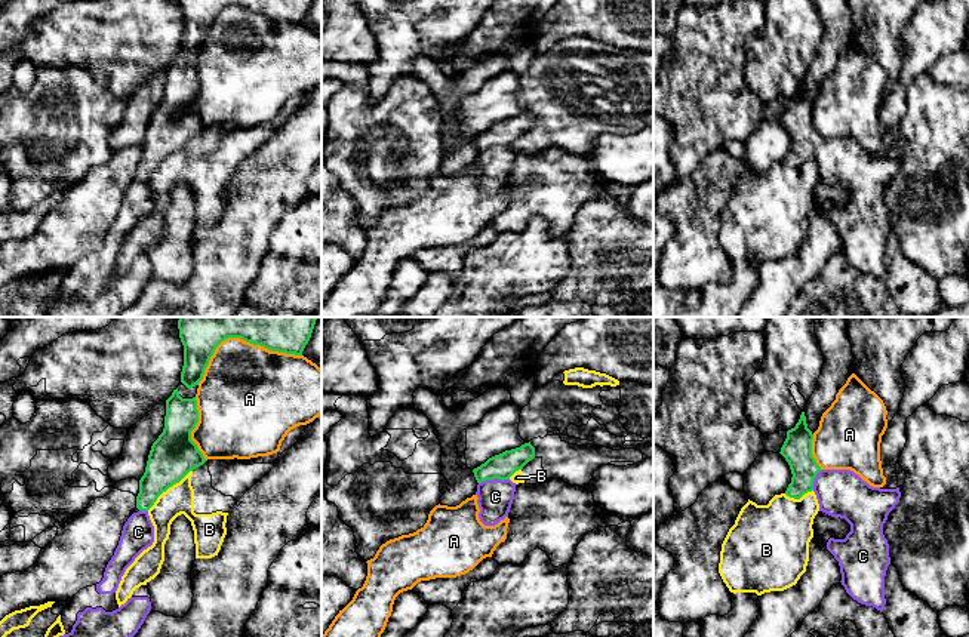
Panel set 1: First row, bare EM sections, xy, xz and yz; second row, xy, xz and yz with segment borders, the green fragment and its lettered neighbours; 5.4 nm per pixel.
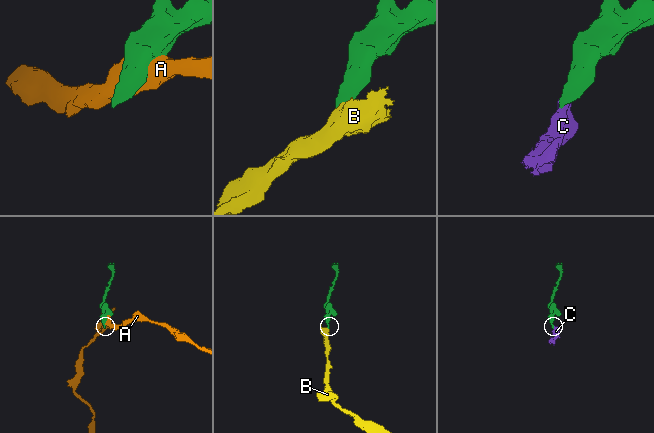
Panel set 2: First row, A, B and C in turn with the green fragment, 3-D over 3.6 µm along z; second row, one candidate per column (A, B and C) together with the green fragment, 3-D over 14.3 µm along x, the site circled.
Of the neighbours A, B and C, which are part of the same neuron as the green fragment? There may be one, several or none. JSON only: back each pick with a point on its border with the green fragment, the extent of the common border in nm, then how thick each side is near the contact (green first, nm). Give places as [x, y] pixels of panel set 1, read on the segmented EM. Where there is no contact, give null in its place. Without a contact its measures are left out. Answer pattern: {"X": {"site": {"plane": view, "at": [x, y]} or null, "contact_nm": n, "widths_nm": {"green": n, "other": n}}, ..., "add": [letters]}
{"C": {"site": {"plane": "xz", "at": [494, 477]}, "contact_nm": 170, "widths_nm": {"green": 140, "other": 190}}, "add": ["C"]}

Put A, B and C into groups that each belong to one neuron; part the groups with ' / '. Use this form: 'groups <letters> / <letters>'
groups A / B / C

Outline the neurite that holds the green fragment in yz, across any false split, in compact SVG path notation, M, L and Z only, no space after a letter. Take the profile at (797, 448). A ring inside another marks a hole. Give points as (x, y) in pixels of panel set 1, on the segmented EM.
M802 412L779 452L793 474L785 495L800 499L813 490L819 511L850 524L845 539L828 539L827 550L839 561L846 593L858 603L883 612L885 576L890 564L883 524L899 502L899 487L873 487L850 470L822 470L812 456L812 440Z

